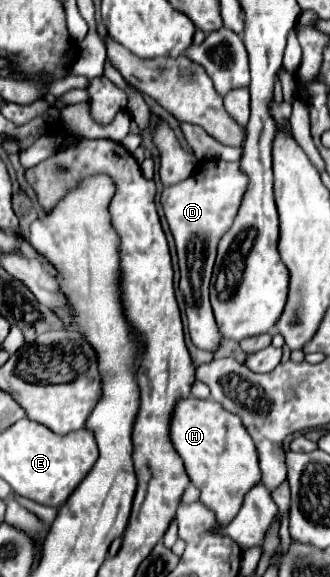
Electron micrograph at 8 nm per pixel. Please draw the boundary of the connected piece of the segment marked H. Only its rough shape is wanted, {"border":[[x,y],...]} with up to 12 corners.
{"border":[[182,398],[170,440],[226,528],[260,482],[240,416]]}

